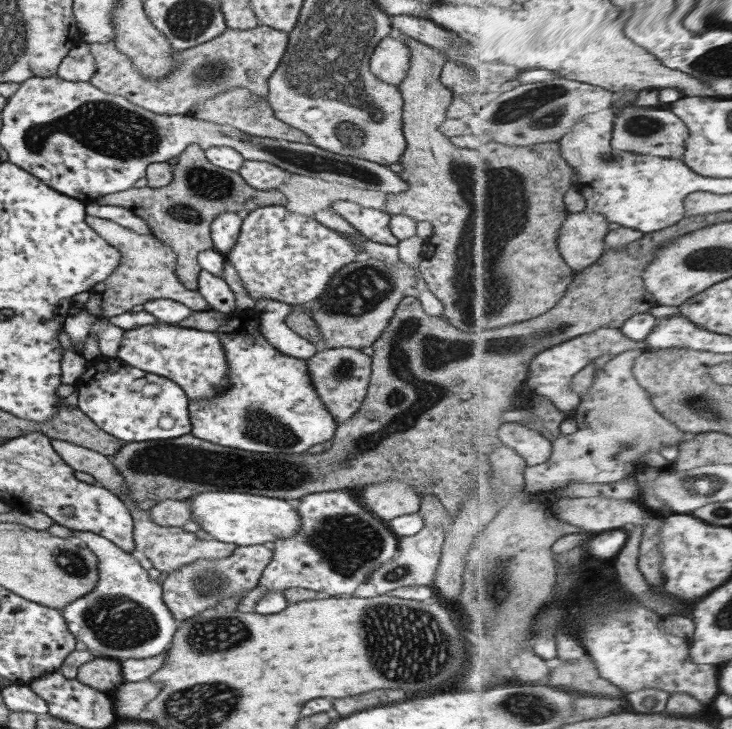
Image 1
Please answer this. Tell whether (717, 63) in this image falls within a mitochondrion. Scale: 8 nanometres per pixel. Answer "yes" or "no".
yes

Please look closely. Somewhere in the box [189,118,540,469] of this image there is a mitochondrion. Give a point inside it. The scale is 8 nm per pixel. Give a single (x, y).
(478, 289)

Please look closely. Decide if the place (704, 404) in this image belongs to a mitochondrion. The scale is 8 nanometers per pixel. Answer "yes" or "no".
yes

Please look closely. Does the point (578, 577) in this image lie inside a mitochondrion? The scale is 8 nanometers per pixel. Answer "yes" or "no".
no

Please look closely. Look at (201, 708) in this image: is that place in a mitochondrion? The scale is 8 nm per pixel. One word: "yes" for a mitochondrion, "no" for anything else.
yes

